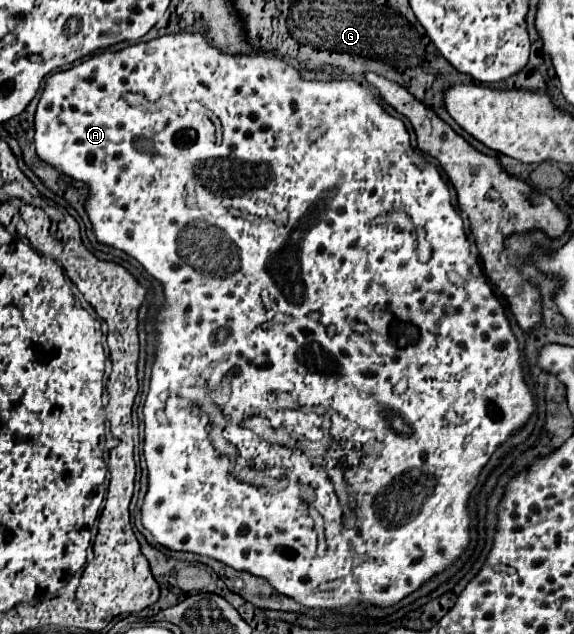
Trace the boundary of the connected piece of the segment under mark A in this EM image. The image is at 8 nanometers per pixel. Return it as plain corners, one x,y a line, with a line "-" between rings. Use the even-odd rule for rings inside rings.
174,33
174,35
164,35
164,37
156,37
156,39
152,39
152,41
148,41
148,43
136,43
136,45
130,45
130,47
126,47
126,49
122,49
122,51
116,51
116,53
114,53
114,51
102,51
102,53
96,53
96,55
92,55
92,57
90,57
90,59
86,59
86,61
82,61
82,63
78,63
78,65
74,65
74,67
70,67
70,69
66,69
66,71
58,71
58,73
54,73
54,75
52,75
52,77
48,77
48,81
46,81
46,85
44,85
44,93
42,93
42,97
40,97
40,103
38,103
38,109
36,109
36,117
34,117
34,147
36,147
36,155
38,155
38,157
40,157
40,159
42,159
42,161
44,161
44,163
48,163
48,165
50,165
50,167
54,167
54,169
56,169
56,171
58,171
58,173
62,173
62,175
66,175
66,177
70,177
70,179
74,179
74,181
82,181
82,183
86,183
86,185
88,185
88,201
86,201
86,203
84,203
84,209
86,209
86,213
88,213
88,217
90,217
90,223
92,223
92,231
94,231
94,235
96,235
96,241
98,241
98,243
102,243
102,245
110,245
110,247
116,247
116,249
122,249
122,251
124,251
124,253
126,253
126,255
130,255
130,257
132,257
132,259
136,259
136,261
138,261
138,263
140,263
140,265
142,265
142,267
144,267
144,271
146,271
146,273
148,273
148,275
152,275
152,277
154,277
154,279
156,279
156,281
160,281
160,283
162,283
162,291
164,291
164,301
162,301
162,309
164,309
164,311
160,311
160,309
158,309
158,313
156,313
156,317
154,317
154,329
156,329
156,333
158,333
158,337
156,337
156,343
154,343
154,347
156,347
156,361
154,361
154,367
152,367
152,377
150,377
150,391
148,391
148,397
146,397
146,403
144,403
144,427
146,427
146,429
144,429
144,459
146,459
146,467
148,467
148,491
146,491
146,497
144,497
144,503
142,503
142,509
140,509
140,515
142,515
142,525
144,525
144,529
146,529
146,531
150,531
150,533
152,533
152,537
154,537
154,541
156,541
156,545
160,545
160,547
164,547
164,549
170,549
170,551
188,551
188,553
194,553
194,555
202,555
202,557
210,557
210,559
216,559
216,561
220,561
220,563
224,563
224,565
226,565
226,567
230,567
230,569
234,569
234,571
246,571
246,573
250,573
250,575
254,575
254,577
260,577
260,579
264,579
264,581
268,581
268,585
270,585
270,587
272,587
272,589
274,589
274,591
276,591
276,593
280,593
280,595
286,595
286,597
290,597
290,599
294,599
294,601
296,601
296,603
300,603
300,605
304,605
304,607
310,607
310,609
340,609
340,607
348,607
348,605
368,605
368,607
392,607
392,605
396,605
396,603
398,603
398,601
402,601
402,599
404,599
404,597
408,597
408,595
410,595
410,593
414,593
414,591
416,591
416,589
418,589
418,587
420,587
420,585
424,585
424,583
426,583
426,581
430,581
430,579
432,579
432,577
434,577
434,575
438,575
438,573
442,573
442,571
444,571
444,569
448,569
448,567
450,567
450,565
452,565
452,563
456,563
456,561
458,561
458,559
460,559
460,557
462,557
462,553
464,553
464,551
466,551
466,549
468,549
468,545
470,545
470,533
468,533
468,529
470,529
470,511
468,511
468,499
470,499
470,493
472,493
472,489
474,489
474,487
476,487
476,483
478,483
478,477
480,477
480,473
482,473
482,469
484,469
484,465
486,465
486,463
488,463
488,459
490,459
490,457
492,457
492,453
494,453
494,451
496,451
496,449
498,449
498,447
500,447
500,445
502,445
502,443
506,443
506,441
508,441
508,439
510,439
510,437
512,437
512,435
516,435
516,433
518,433
518,431
520,431
520,429
522,429
522,427
524,427
524,425
526,425
526,421
528,421
528,419
530,419
530,417
532,417
532,415
534,415
534,411
536,411
536,407
534,407
534,399
532,399
532,393
530,393
530,389
528,389
528,385
526,385
526,381
524,381
524,375
522,375
522,361
520,361
520,345
518,345
518,341
516,341
516,337
514,337
514,333
512,333
512,329
510,329
510,321
508,321
508,317
506,317
506,309
504,309
504,305
502,305
502,303
500,303
500,301
498,301
498,297
496,297
496,295
494,295
494,291
492,291
492,289
490,289
490,285
488,285
488,279
486,279
486,275
484,275
484,271
482,271
482,267
480,267
480,263
478,263
478,259
476,259
476,257
474,257
474,255
472,255
472,251
470,251
470,243
468,243
468,237
466,237
466,231
464,231
464,221
462,221
462,217
460,217
460,215
458,215
458,211
456,211
456,209
454,209
454,207
452,207
452,199
450,199
450,191
448,191
448,185
446,185
446,181
444,181
444,179
442,179
442,175
440,175
440,171
438,171
438,167
436,167
436,165
434,165
434,163
432,163
432,161
428,161
428,159
426,159
426,157
424,157
424,155
422,155
422,153
416,153
416,149
414,149
414,147
412,147
412,145
410,145
410,135
408,135
408,131
406,131
406,127
404,127
404,123
402,123
402,119
398,119
398,117
392,117
392,115
390,115
390,113
386,113
386,111
384,111
384,107
382,107
382,103
380,103
380,99
378,99
378,97
376,97
376,95
374,95
374,93
370,93
370,91
368,91
368,89
366,89
366,87
362,87
362,85
360,85
360,83
356,83
356,81
354,81
354,79
328,79
328,81
320,81
320,79
314,79
314,81
310,81
310,79
302,79
302,75
300,75
300,73
298,73
298,69
296,69
296,67
292,67
292,65
288,65
288,63
284,63
284,61
282,61
282,59
276,59
276,57
268,57
268,55
260,55
260,53
256,53
256,55
228,55
228,53
222,53
222,51
220,51
220,49
216,49
216,47
214,47
214,45
212,45
212,43
210,43
210,41
208,41
208,39
206,39
206,37
204,37
204,35
200,35
200,33
-
202,381
212,381
212,383
220,383
220,381
223,381
223,382
222,382
222,384
221,384
221,385
220,385
220,386
219,386
219,387
217,387
217,388
216,388
216,389
215,389
215,390
214,390
214,391
213,391
213,392
212,392
212,393
211,393
211,396
212,396
212,398
213,398
213,400
214,400
214,402
215,402
215,404
216,404
216,405
217,405
217,406
218,406
218,407
219,407
219,408
220,408
220,409
221,409
221,410
222,410
222,412
223,412
223,413
224,413
224,415
225,415
225,416
226,416
226,417
227,417
227,418
228,418
228,421
227,421
227,423
226,423
226,425
225,425
225,427
224,427
224,430
223,430
223,437
224,437
224,438
225,438
225,439
227,439
227,440
228,440
228,441
229,441
229,442
231,442
231,443
232,443
232,444
233,444
233,445
234,445
234,446
235,446
235,447
236,447
236,448
237,448
237,450
238,450
238,457
237,457
237,462
236,462
236,465
235,465
235,467
234,467
234,470
242,470
242,468
246,468
246,467
247,467
247,468
248,468
248,467
250,467
250,463
251,463
251,467
250,467
250,468
253,468
253,483
240,483
240,481
236,481
236,479
232,479
232,477
230,477
230,473
229,473
229,469
230,469
230,467
229,467
229,465
226,465
226,459
224,459
224,457
220,457
220,455
218,455
218,453
216,453
216,449
214,449
214,447
212,447
212,441
210,441
210,433
208,433
208,417
206,417
206,415
204,415
204,413
200,413
200,411
198,411
198,407
194,407
194,405
192,405
192,403
182,403
182,405
180,405
180,407
178,407
178,415
176,415
176,417
172,417
172,415
166,415
166,413
164,413
164,419
158,419
158,411
160,411
160,409
162,409
162,411
166,411
166,401
164,401
164,403
162,403
162,401
160,401
160,395
162,395
162,393
168,393
168,395
170,395
170,393
174,393
174,389
178,389
178,387
196,387
196,385
202,385
-
256,415
258,415
258,417
264,417
264,418
267,418
267,419
268,419
268,421
269,421
269,423
270,423
270,425
271,425
271,427
272,427
272,428
273,428
273,429
274,429
274,430
278,430
278,433
279,433
279,435
282,435
282,437
283,437
283,438
278,438
278,443
279,443
279,442
280,442
280,441
285,441
285,445
286,445
286,446
282,446
282,445
270,445
270,444
269,444
269,443
267,443
267,442
266,442
266,441
264,441
264,440
262,440
262,439
261,439
261,438
260,438
260,437
259,437
259,436
257,436
257,435
256,435
256,434
255,434
255,433
254,433
254,432
252,432
252,431
251,431
251,429
250,429
250,428
248,428
248,427
246,427
246,426
242,426
242,425
241,425
241,421
242,421
242,420
243,420
243,419
246,419
246,418
248,418
248,417
256,417
-
323,438
324,438
324,440
335,440
335,441
337,441
337,442
338,442
338,443
339,443
339,444
340,444
340,447
328,447
328,448
327,448
327,451
326,451
326,452
321,452
321,454
318,454
318,456
317,456
317,457
316,457
316,458
315,458
315,459
314,459
314,460
312,460
312,459
310,459
310,458
309,458
309,457
308,457
308,456
307,456
307,454
306,454
306,451
305,451
305,450
304,450
304,442
302,442
302,441
304,441
304,440
308,440
308,441
310,441
310,442
311,442
311,443
316,443
316,442
320,442
320,441
321,441
321,440
322,440
322,439
323,439
-
291,446
295,446
295,447
296,447
296,448
297,448
297,463
290,463
290,465
291,465
291,466
289,466
289,465
288,465
288,463
289,463
289,461
290,461
290,460
288,460
288,459
290,459
290,457
291,457
291,455
292,455
292,451
294,451
294,450
292,450
292,449
291,449
-
335,468
339,468
339,471
338,471
338,472
340,472
340,468
342,468
342,469
343,469
343,471
344,471
344,478
345,478
345,480
346,480
346,483
347,483
347,484
348,484
348,489
347,489
347,491
348,491
348,493
349,493
349,495
350,495
350,498
351,498
351,499
353,499
353,500
354,500
354,503
353,503
353,504
352,504
352,506
351,506
351,507
352,507
352,510
353,510
353,511
354,511
354,513
355,513
355,515
356,515
356,524
355,524
355,527
353,527
353,528
351,528
351,529
345,529
345,528
344,528
344,526
343,526
343,521
344,521
344,515
343,515
343,511
342,511
342,507
341,507
341,505
340,505
340,503
339,503
339,500
338,500
338,497
337,497
337,494
336,494
336,492
335,492
335,487
334,487
334,484
333,484
333,481
332,481
332,480
331,480
331,478
330,478
330,477
329,477
329,476
328,476
328,471
334,471
334,472
336,472
336,471
335,471
-
273,470
274,470
274,472
275,472
275,473
276,473
276,471
277,471
277,477
278,477
278,478
281,478
281,477
283,477
283,476
286,476
286,477
287,477
287,478
289,478
289,479
290,479
290,480
291,480
291,481
290,481
290,482
289,482
289,483
288,483
288,486
287,486
287,488
286,488
286,489
285,489
285,491
268,491
268,475
269,475
269,474
268,474
268,471
272,471
272,472
273,472

